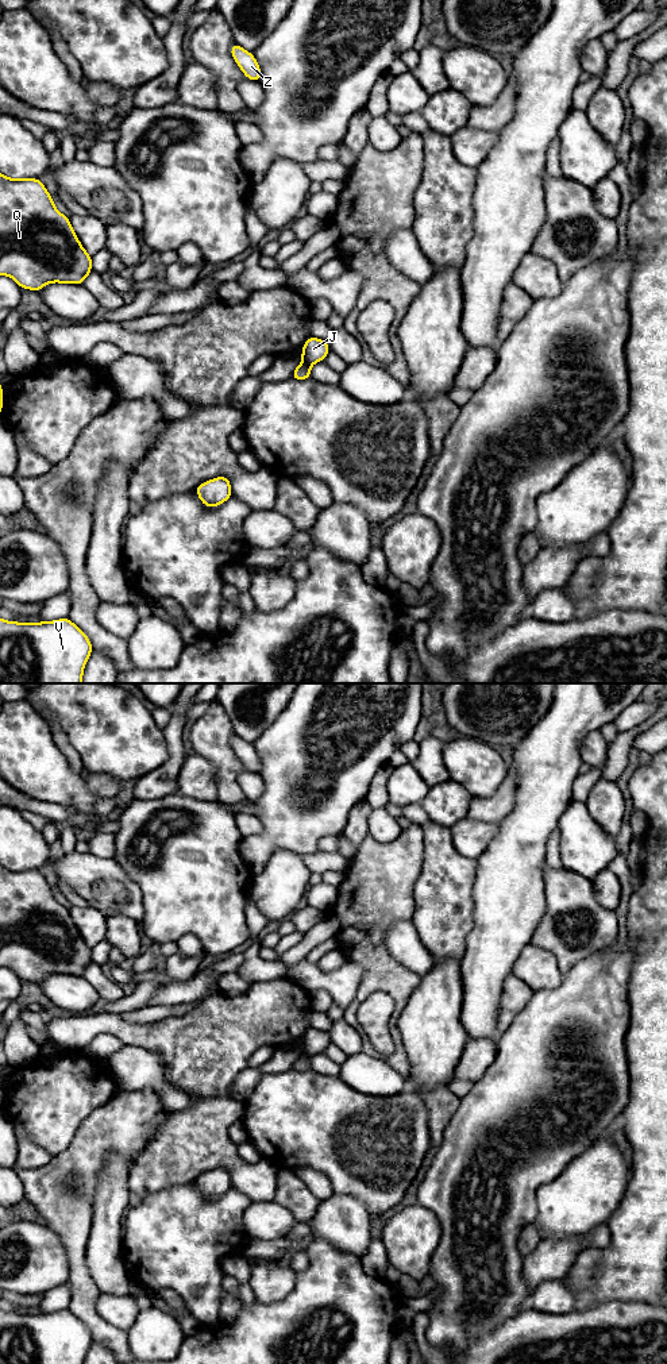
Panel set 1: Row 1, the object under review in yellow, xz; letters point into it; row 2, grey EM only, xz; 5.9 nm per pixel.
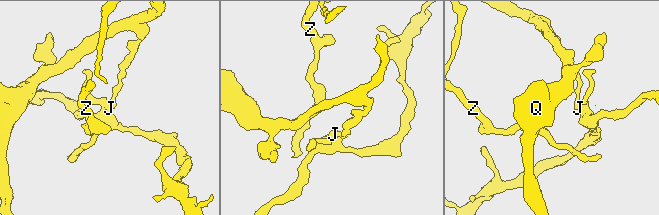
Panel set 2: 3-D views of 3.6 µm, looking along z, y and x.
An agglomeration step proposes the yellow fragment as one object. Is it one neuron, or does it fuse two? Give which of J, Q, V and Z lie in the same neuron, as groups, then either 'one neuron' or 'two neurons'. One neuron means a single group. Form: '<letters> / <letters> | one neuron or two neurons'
J Q Z / V | two neurons

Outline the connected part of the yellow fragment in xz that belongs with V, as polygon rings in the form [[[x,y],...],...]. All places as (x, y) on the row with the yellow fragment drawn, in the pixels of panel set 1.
[[[69,617],[18,623],[0,619],[0,683],[82,683],[92,643]]]

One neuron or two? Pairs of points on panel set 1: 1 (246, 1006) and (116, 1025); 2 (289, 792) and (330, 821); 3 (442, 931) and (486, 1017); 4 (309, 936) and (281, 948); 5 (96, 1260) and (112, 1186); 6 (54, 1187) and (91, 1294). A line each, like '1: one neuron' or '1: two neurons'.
1: one neuron
2: one neuron
3: two neurons
4: two neurons
5: one neuron
6: one neuron

